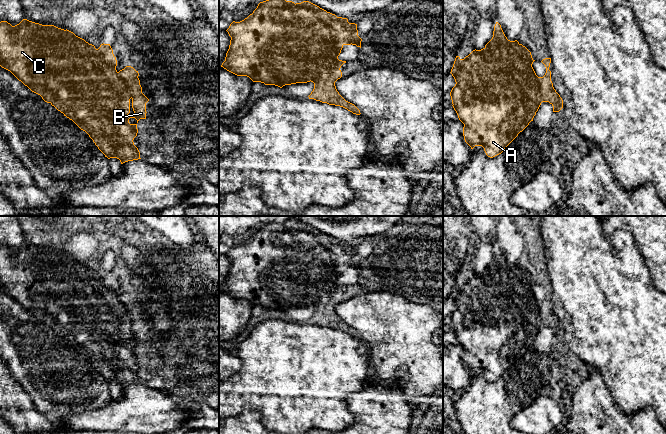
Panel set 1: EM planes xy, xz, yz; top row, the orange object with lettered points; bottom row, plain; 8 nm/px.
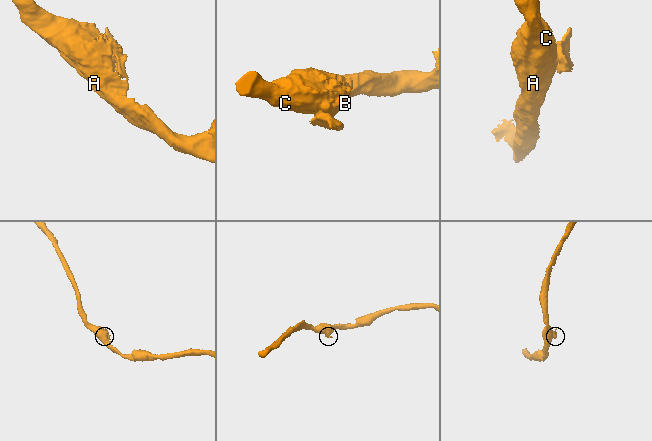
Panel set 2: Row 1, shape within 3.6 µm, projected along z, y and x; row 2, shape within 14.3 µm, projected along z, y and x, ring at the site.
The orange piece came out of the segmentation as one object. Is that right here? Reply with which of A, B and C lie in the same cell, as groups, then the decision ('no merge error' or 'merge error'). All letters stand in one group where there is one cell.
A B C; no merge error

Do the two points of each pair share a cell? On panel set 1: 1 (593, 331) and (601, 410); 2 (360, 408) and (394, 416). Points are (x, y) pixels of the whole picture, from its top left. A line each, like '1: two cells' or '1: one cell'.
1: two cells
2: one cell

